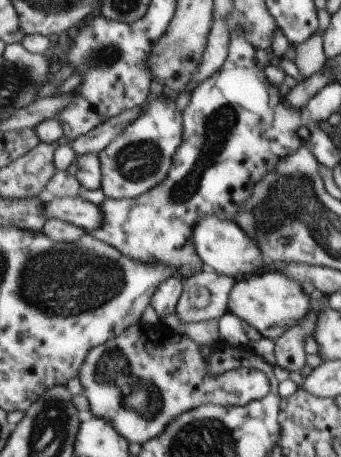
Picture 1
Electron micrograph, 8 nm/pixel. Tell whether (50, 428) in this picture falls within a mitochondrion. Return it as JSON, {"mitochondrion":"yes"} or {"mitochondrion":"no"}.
{"mitochondrion":"yes"}

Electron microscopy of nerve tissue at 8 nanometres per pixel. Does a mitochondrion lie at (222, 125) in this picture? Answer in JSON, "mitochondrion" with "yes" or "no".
{"mitochondrion":"yes"}

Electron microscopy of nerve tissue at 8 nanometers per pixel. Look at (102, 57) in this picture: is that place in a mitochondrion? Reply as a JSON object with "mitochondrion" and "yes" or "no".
{"mitochondrion":"yes"}

